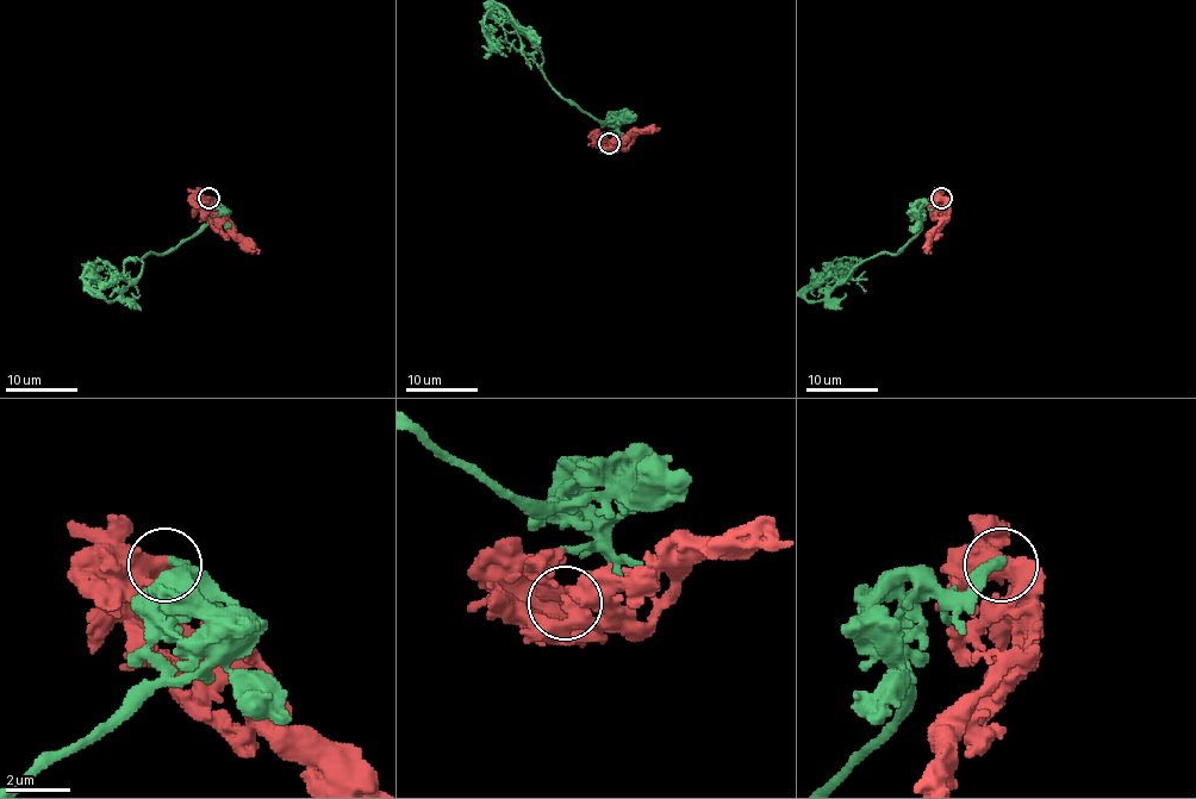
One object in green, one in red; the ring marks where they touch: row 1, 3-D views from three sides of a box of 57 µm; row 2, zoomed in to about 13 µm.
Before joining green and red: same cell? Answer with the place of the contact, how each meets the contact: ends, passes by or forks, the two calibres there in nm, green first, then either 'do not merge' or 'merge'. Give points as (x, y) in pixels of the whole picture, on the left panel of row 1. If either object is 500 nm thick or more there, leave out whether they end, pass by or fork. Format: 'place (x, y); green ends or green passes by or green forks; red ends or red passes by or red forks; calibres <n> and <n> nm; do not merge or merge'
place (209, 198); calibres 320 and 550 nm; merge

